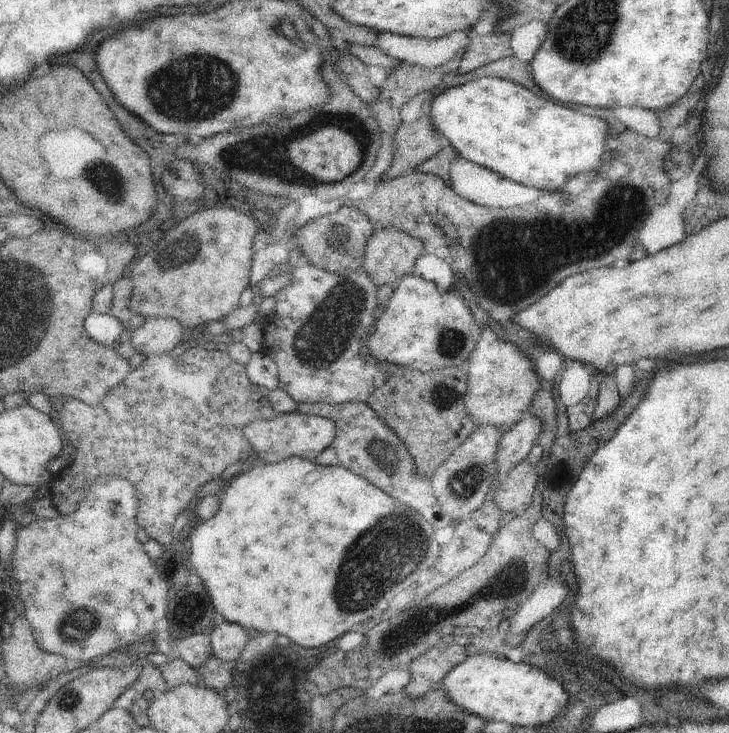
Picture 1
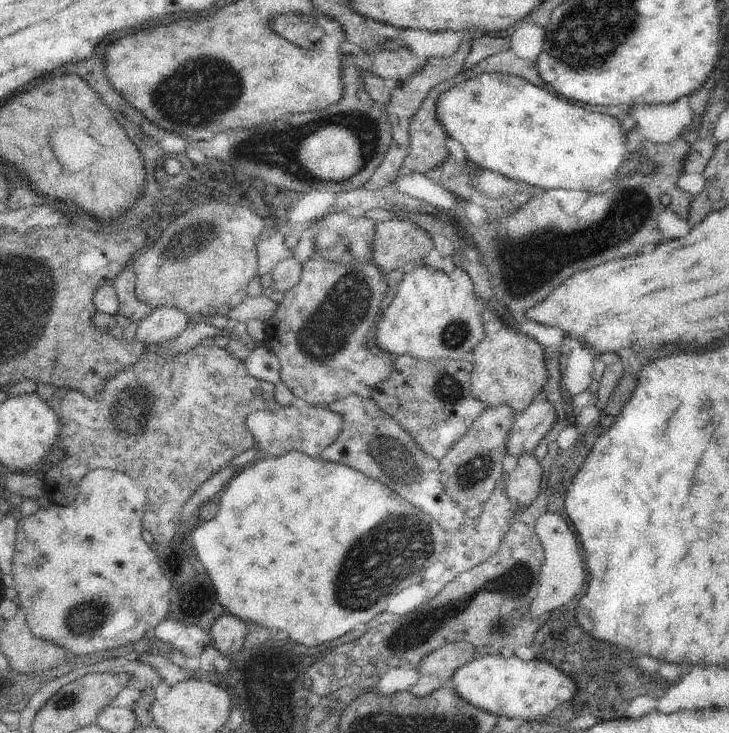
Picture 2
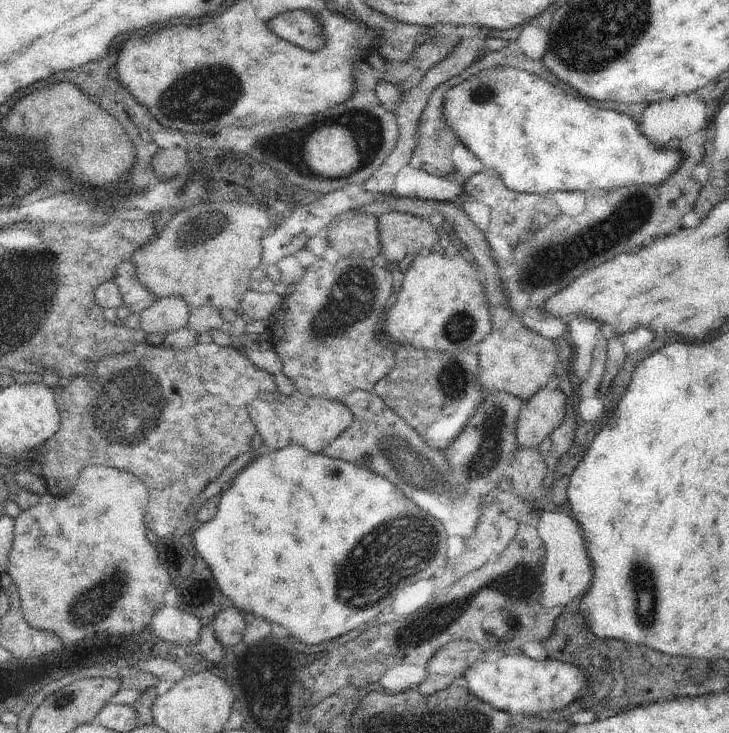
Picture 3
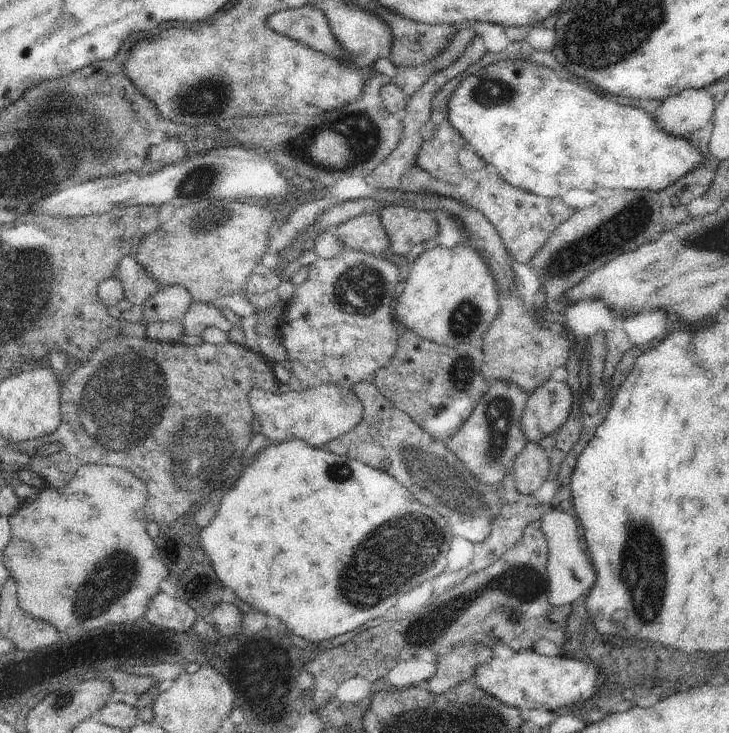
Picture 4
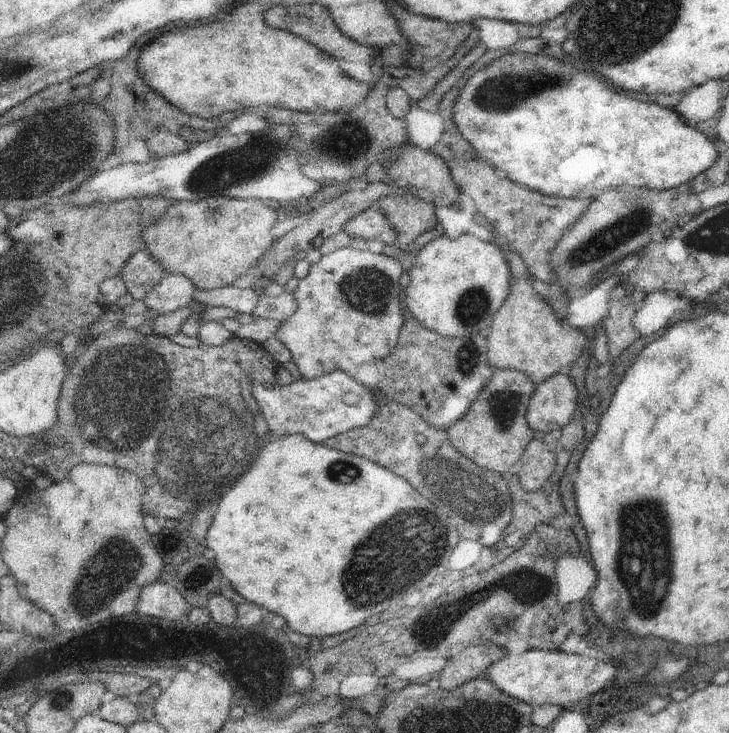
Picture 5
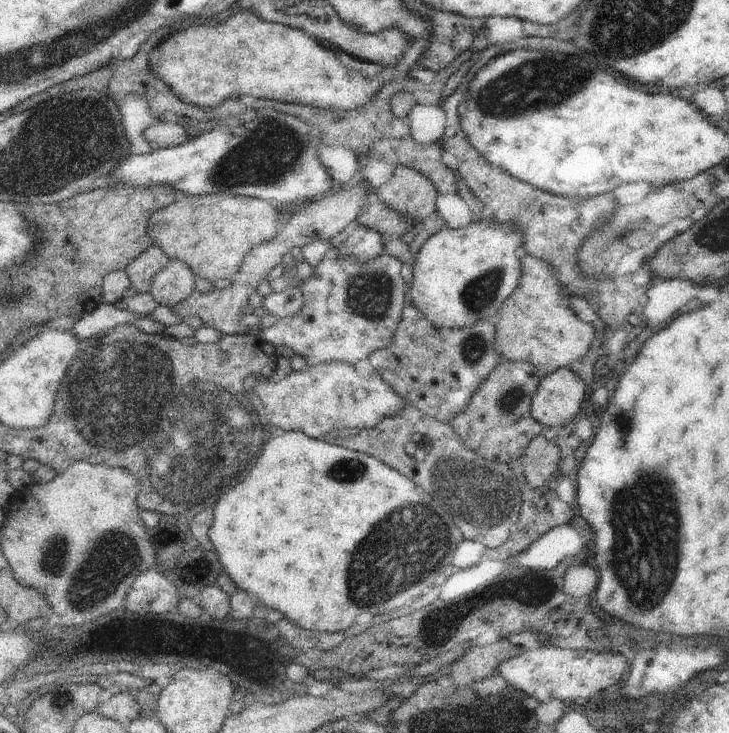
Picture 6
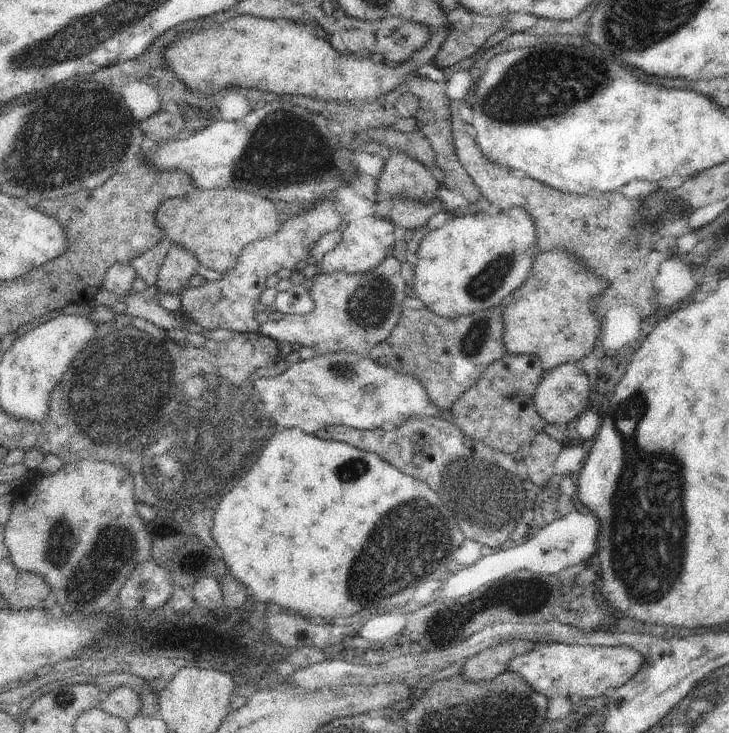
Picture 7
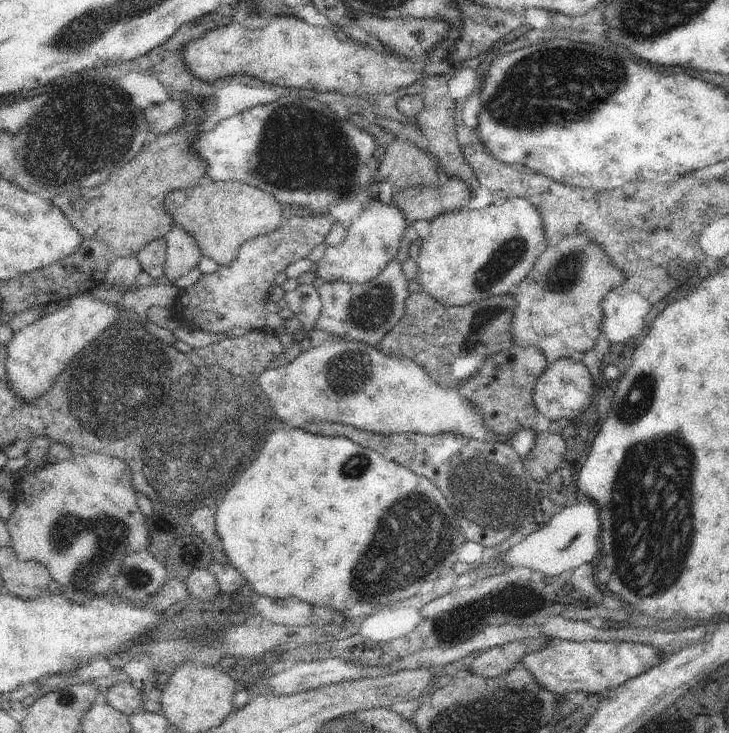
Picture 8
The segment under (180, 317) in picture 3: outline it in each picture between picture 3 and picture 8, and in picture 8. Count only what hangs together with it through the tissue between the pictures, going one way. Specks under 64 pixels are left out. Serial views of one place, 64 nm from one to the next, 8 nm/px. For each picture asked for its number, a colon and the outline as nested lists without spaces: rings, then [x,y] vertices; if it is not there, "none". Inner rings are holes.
4: [[[167,284],[165,288],[157,290],[151,298],[147,298],[147,302],[141,306],[143,310],[143,326],[149,324],[165,324],[165,322],[173,322],[173,320],[181,320],[185,316],[185,312],[189,310],[193,302],[193,296],[187,288],[179,286],[179,284]]]
5: [[[163,274],[159,282],[149,290],[145,296],[147,310],[157,312],[159,316],[165,316],[169,312],[181,310],[187,306],[193,298],[193,280],[187,278],[185,274]]]
6: [[[169,258],[167,266],[153,278],[153,286],[149,288],[149,292],[159,306],[173,308],[195,290],[195,278],[197,276],[187,262]]]
7: [[[169,242],[169,252],[163,260],[163,266],[157,272],[157,282],[153,288],[163,292],[177,292],[183,294],[185,282],[195,274],[195,268],[201,266],[197,256],[189,252],[183,244]]]
8: [[[175,226],[167,232],[167,260],[165,260],[165,274],[161,282],[173,284],[179,276],[187,274],[193,266],[197,266],[197,260],[201,258],[201,248],[193,234],[189,234],[183,226]]]

